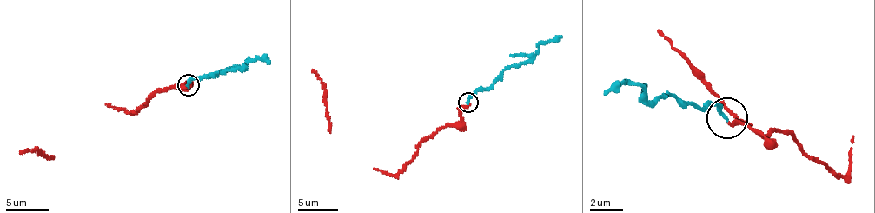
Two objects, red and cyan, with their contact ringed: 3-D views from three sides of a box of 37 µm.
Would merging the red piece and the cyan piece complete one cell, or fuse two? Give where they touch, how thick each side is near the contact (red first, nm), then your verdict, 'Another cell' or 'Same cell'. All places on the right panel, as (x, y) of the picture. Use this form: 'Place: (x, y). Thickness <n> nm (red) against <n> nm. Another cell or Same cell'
Place: (727, 118). Thickness 190 nm (red) against 240 nm. Same cell

